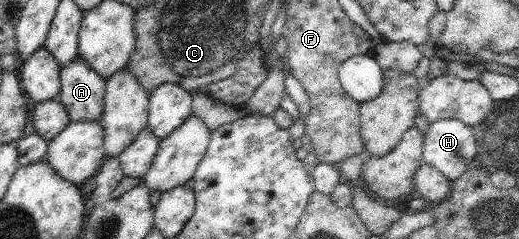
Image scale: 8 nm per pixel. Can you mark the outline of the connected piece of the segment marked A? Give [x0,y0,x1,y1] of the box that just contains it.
[57,57,106,121]

